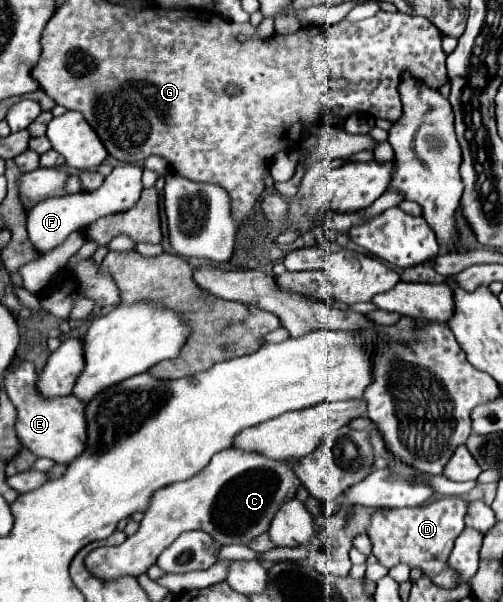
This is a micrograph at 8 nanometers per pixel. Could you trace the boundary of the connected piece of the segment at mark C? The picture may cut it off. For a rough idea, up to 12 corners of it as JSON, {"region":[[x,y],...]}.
{"region":[[219,451],[161,487],[137,533],[93,549],[101,581],[139,577],[183,531],[247,545],[301,485],[289,463]]}

